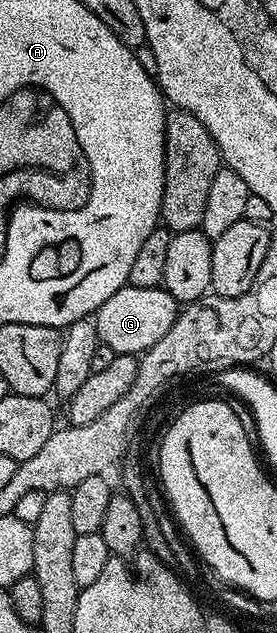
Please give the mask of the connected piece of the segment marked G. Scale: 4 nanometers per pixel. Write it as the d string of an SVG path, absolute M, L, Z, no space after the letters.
M125 285L113 292L105 304L101 304L101 308L93 315L93 321L100 343L113 348L115 355L142 356L149 348L153 348L153 344L157 344L157 340L161 340L161 336L165 336L165 332L169 332L169 328L173 328L180 309L180 303L162 286L137 288Z

